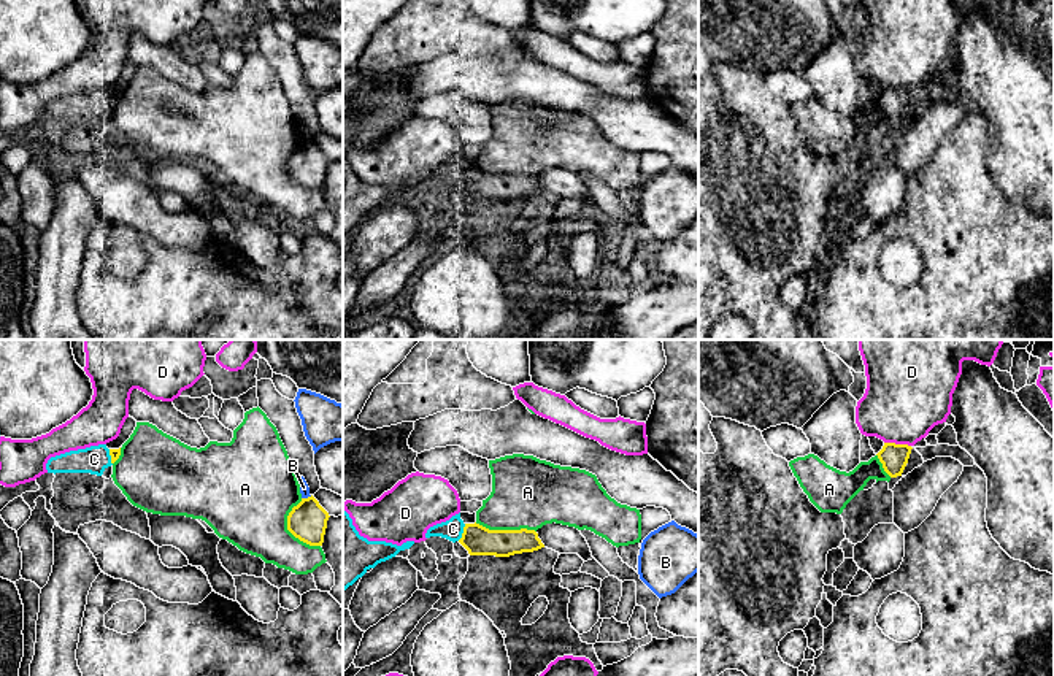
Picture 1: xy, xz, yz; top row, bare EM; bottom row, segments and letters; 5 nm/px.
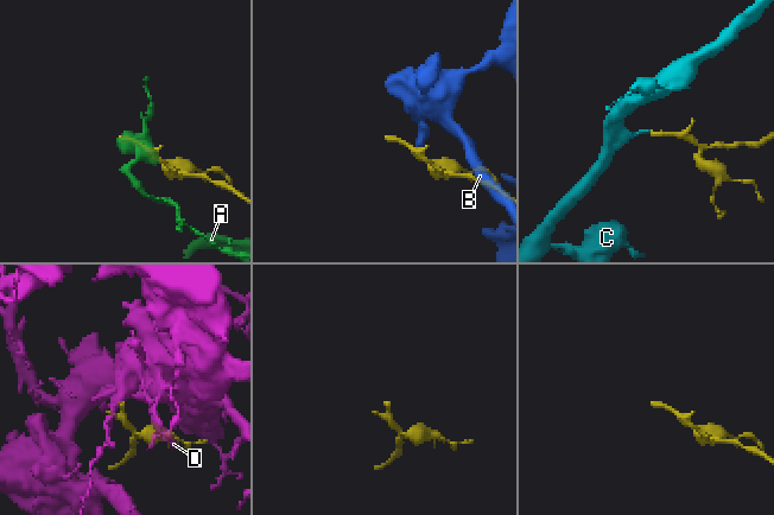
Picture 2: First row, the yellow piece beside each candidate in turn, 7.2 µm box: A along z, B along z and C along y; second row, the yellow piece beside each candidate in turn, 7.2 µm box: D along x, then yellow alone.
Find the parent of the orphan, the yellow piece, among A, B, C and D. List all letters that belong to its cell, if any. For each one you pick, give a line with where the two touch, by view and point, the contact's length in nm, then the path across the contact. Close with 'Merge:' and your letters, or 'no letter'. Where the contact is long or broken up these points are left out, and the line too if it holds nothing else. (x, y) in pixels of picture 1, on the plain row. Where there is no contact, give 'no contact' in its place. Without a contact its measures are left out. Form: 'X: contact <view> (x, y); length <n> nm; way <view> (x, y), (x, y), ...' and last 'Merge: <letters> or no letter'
C: contact xz (464, 176); length 100 nm
Merge: C

